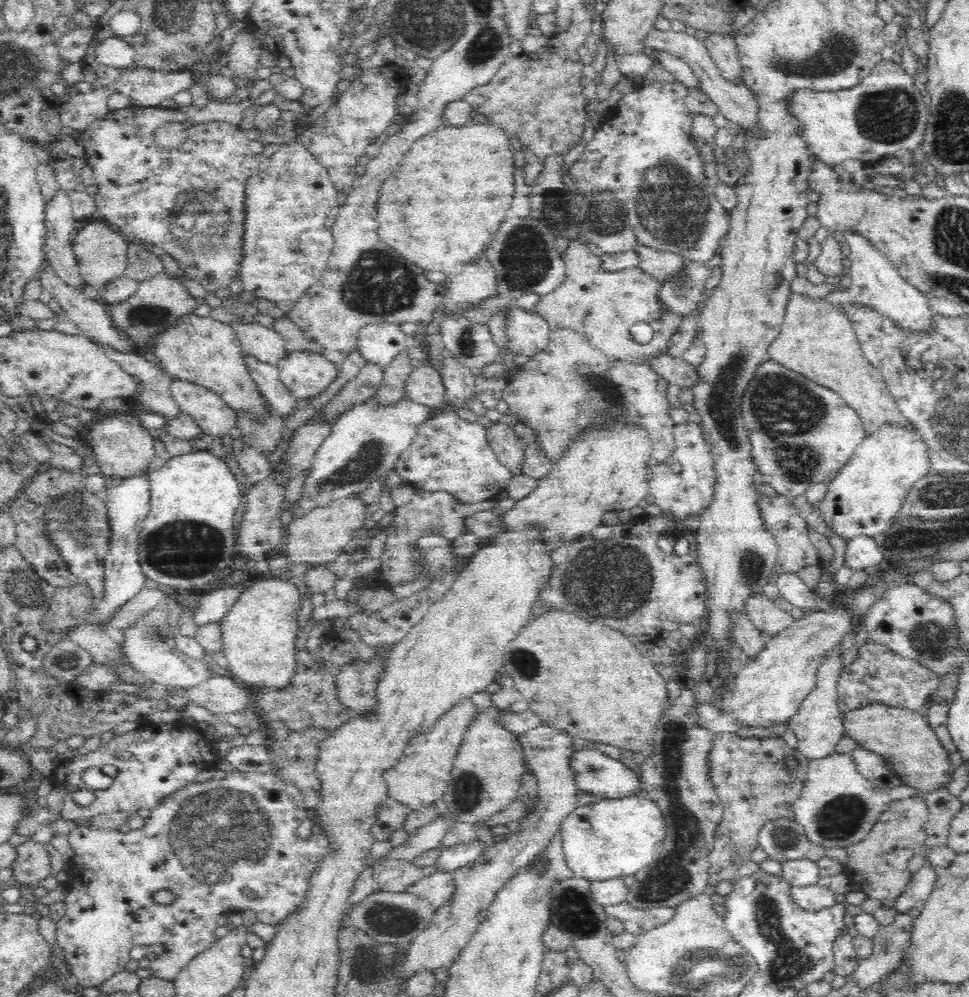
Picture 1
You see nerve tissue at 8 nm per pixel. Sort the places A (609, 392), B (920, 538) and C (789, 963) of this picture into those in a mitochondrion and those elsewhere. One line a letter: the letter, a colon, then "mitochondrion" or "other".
A: mitochondrion
B: mitochondrion
C: mitochondrion

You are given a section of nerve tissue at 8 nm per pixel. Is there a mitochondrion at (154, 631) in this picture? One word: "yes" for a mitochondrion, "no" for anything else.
yes

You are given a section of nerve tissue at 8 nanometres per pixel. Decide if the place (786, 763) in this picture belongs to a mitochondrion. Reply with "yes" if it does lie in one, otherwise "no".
no

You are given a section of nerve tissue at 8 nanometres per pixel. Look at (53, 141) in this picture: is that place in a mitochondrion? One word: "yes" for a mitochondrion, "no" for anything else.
no

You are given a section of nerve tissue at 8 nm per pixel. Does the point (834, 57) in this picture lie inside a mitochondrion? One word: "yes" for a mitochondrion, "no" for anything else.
yes

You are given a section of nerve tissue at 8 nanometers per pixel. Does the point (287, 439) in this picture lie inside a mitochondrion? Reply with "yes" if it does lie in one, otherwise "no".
no

